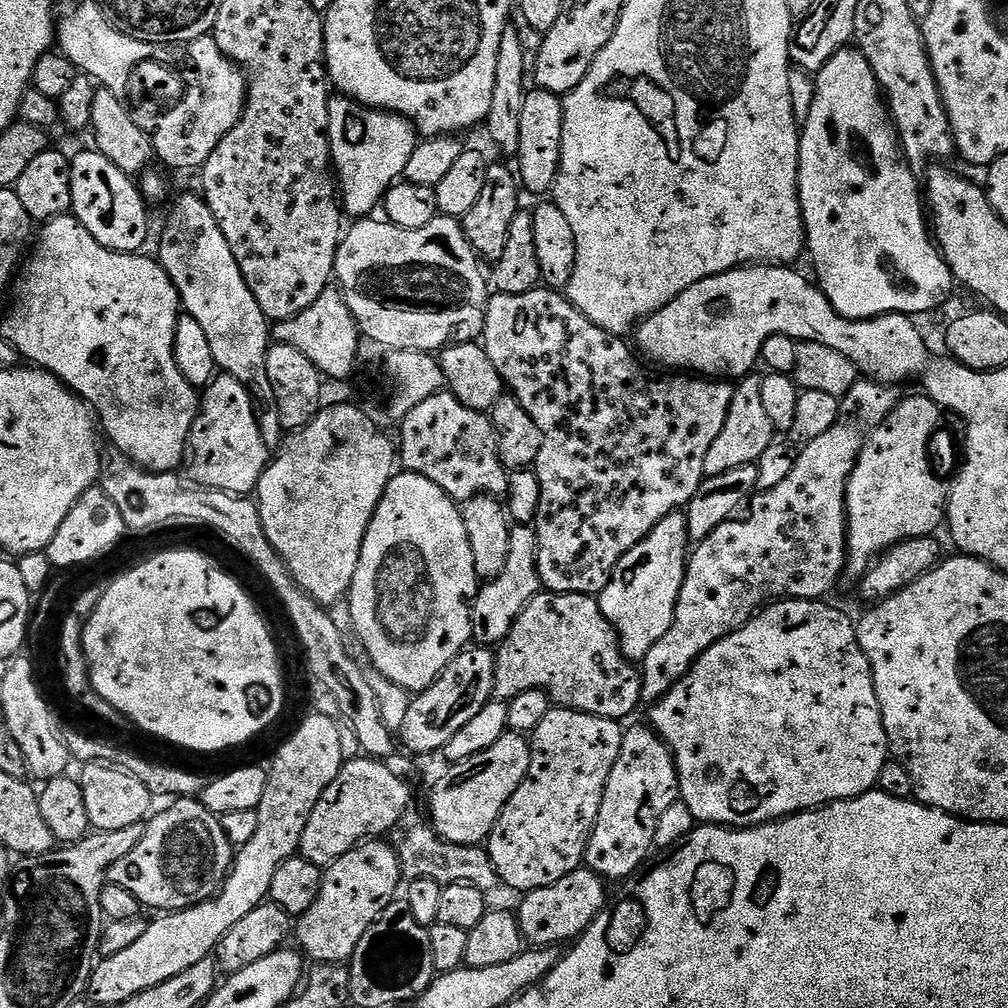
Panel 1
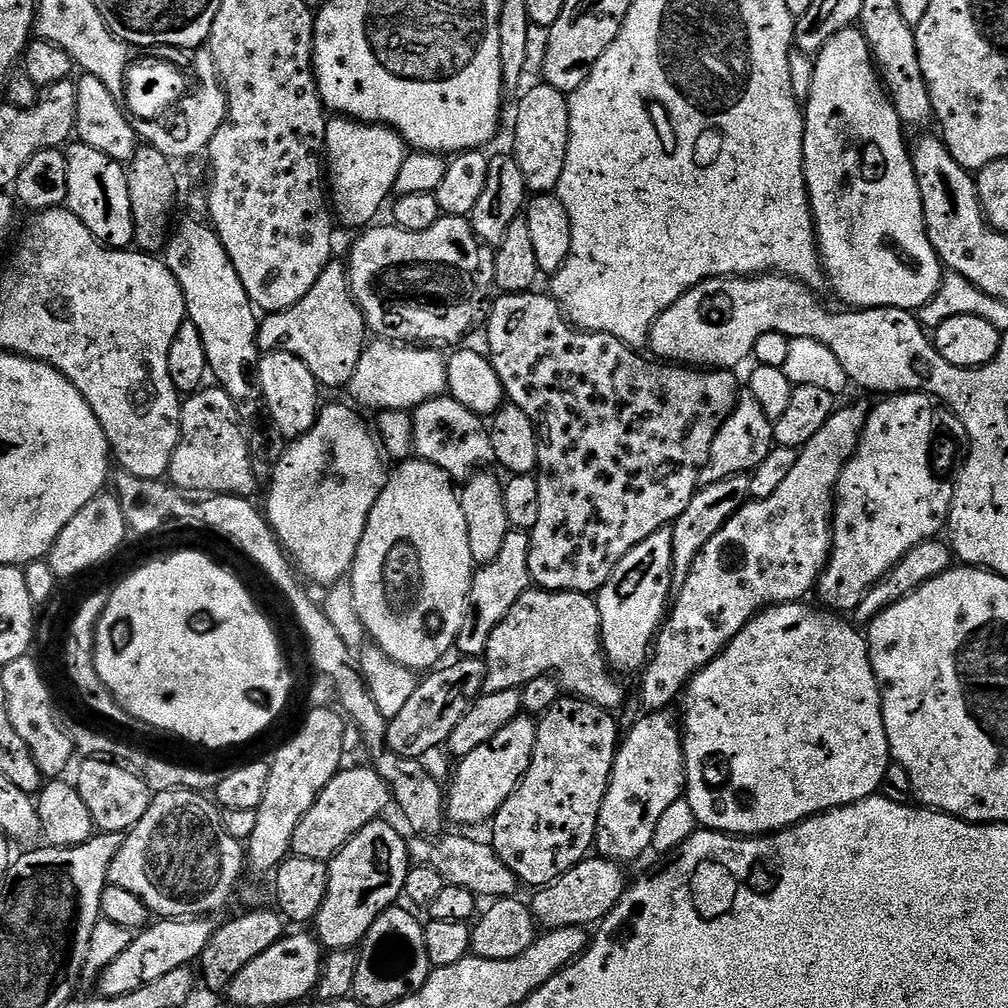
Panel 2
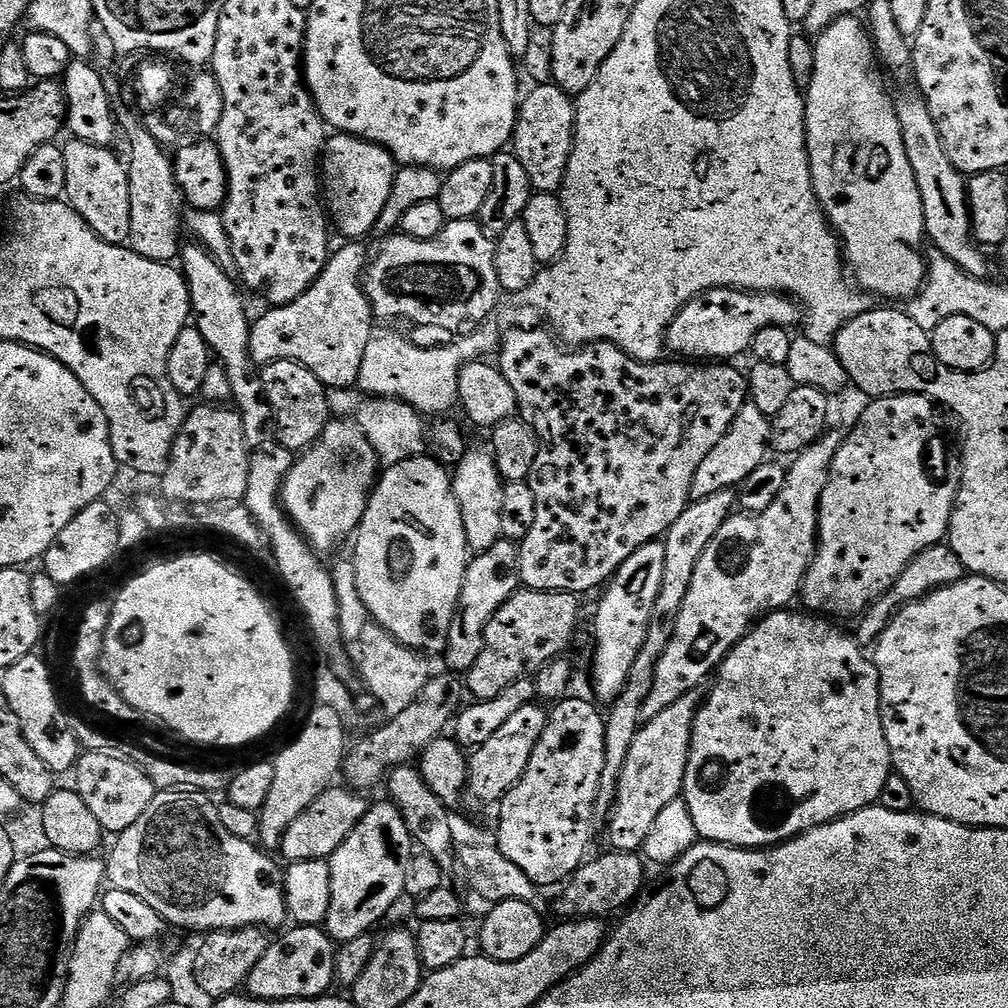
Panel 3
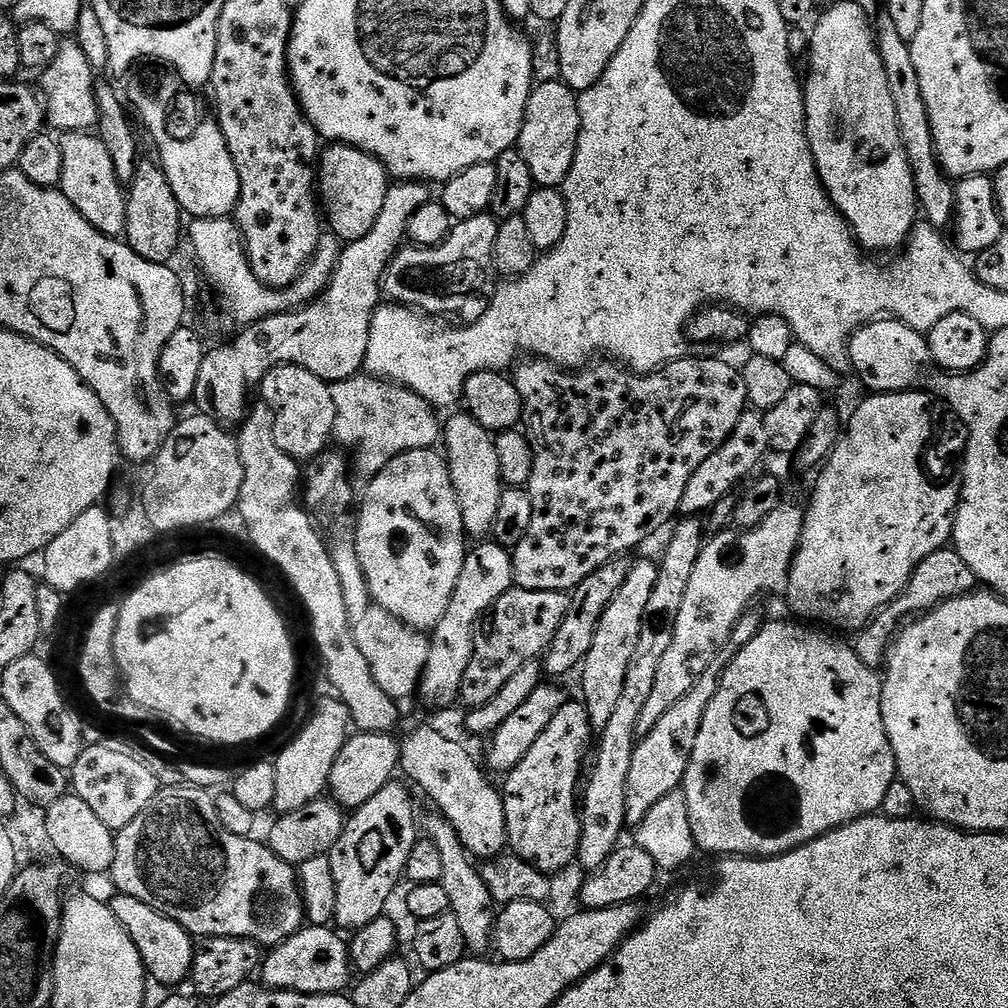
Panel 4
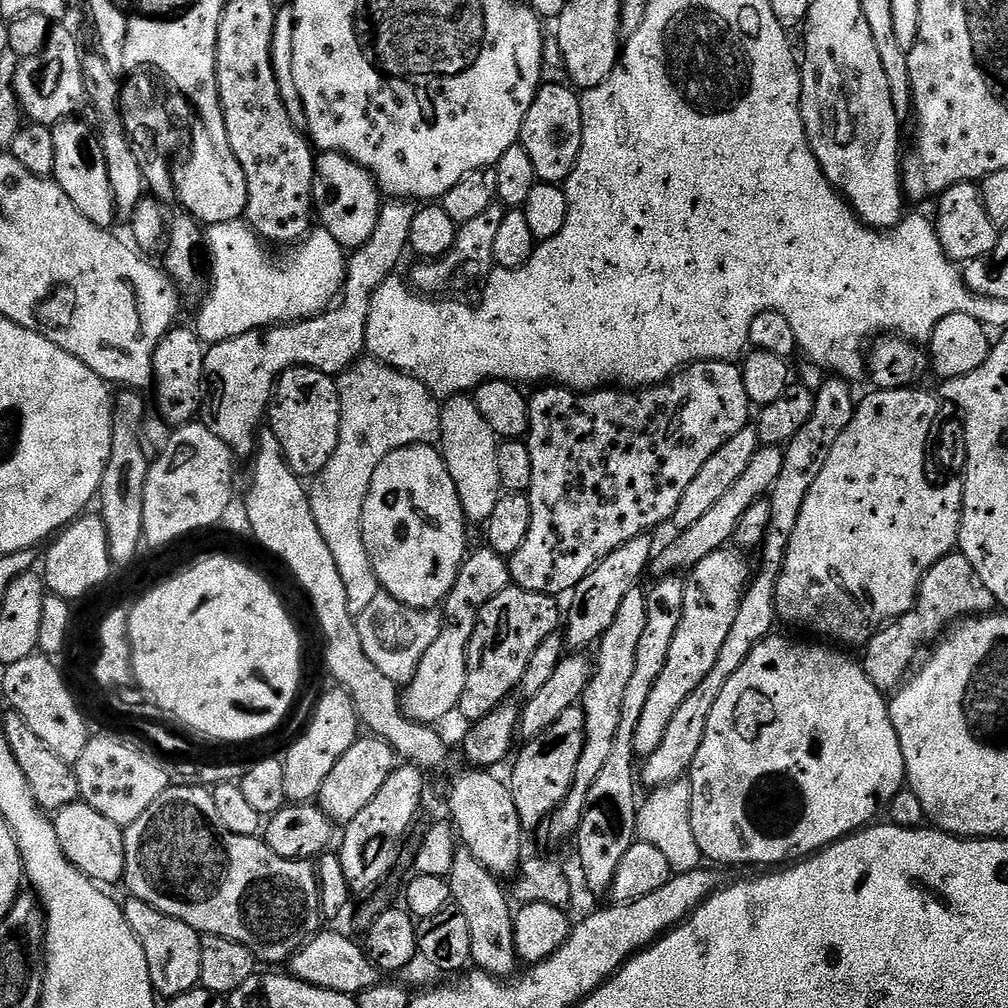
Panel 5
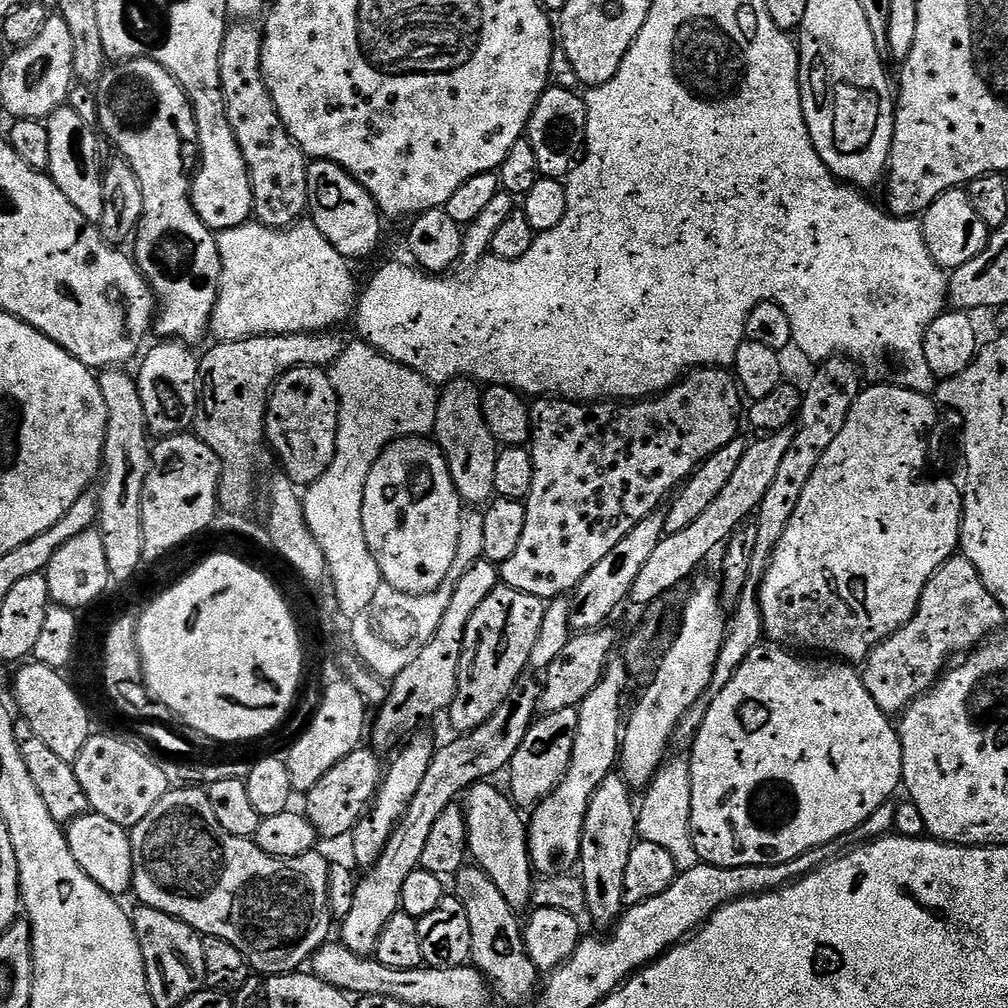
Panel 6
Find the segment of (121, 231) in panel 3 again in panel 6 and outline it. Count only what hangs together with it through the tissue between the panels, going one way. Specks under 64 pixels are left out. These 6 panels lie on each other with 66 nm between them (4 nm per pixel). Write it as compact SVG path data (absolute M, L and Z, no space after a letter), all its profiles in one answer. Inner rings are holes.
M70 106L58 109L48 117L46 123L50 134L50 166L47 175L51 176L58 190L66 194L82 218L86 218L90 224L99 225L104 209L105 165L102 160L100 164L101 141L97 129L86 126Z

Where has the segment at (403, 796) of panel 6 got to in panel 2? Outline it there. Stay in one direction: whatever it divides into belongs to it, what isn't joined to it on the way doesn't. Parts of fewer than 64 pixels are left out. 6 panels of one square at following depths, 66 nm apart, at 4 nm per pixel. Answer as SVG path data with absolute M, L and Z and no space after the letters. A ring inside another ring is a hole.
M381 818L358 830L328 864L326 902L314 921L314 935L325 949L355 949L376 919L403 897L410 867L409 841L404 840L403 831L386 821Z

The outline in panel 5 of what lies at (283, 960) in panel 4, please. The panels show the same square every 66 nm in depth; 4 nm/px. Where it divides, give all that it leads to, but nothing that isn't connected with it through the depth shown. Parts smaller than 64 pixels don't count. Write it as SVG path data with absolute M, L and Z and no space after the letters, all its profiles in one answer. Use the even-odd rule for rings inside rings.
M321 930L294 953L290 961L291 975L310 986L330 990L338 994L357 997L367 988L381 983L382 973L374 967L365 955L363 947L340 932Z

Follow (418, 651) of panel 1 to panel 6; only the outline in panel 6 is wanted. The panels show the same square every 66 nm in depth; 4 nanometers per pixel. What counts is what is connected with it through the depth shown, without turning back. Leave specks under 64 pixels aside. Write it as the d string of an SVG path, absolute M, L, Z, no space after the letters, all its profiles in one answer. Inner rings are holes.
M428 438L395 440L378 462L374 462L374 470L370 470L370 478L366 478L366 494L362 502L362 530L366 530L370 554L374 554L374 562L378 562L381 581L411 596L425 596L438 590L450 574L450 566L454 566L461 515L462 501L450 478L448 459L440 445Z

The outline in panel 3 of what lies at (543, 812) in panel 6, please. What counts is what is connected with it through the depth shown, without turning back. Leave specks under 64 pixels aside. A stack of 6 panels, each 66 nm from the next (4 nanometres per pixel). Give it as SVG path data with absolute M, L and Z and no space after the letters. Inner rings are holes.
M663 543L647 544L634 550L634 554L622 562L603 589L604 597L596 608L596 653L592 656L592 688L601 705L611 706L616 701L618 694L622 694L622 686L626 686L626 678L630 678L630 670L634 670L634 658L638 658L638 650L642 650L642 642L646 642L654 602L658 590L662 590L662 569L665 567Z

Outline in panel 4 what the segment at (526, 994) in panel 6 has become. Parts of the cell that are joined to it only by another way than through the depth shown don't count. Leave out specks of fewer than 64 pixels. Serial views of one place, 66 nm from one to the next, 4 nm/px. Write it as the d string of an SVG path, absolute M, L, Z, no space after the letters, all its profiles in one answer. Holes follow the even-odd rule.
M431 814L423 817L422 832L427 839L438 846L438 854L442 857L442 878L439 884L446 886L446 894L450 897L450 910L454 918L458 918L458 927L462 929L467 951L472 954L484 954L490 948L490 933L496 927L498 915L497 905L494 903L490 890L486 890L486 882L482 882L480 869L474 863L473 857L464 847L462 838L450 826L445 816ZM472 863L474 863L472 865Z

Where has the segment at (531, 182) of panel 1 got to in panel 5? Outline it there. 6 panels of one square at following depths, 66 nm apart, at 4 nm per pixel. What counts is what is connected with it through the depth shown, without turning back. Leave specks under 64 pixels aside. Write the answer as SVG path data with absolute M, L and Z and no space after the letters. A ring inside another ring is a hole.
M541 83L522 122L519 143L534 161L537 181L563 185L578 162L582 150L582 106L580 96L568 84Z

